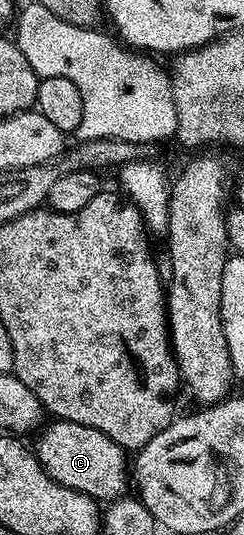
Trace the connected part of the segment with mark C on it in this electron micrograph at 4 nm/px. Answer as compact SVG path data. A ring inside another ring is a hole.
M53 419L48 423L39 429L40 437L34 443L34 451L42 470L46 470L54 482L86 494L97 502L119 500L127 493L124 492L127 488L129 491L130 456L125 448L114 442L114 438L106 438L102 430L78 422Z

